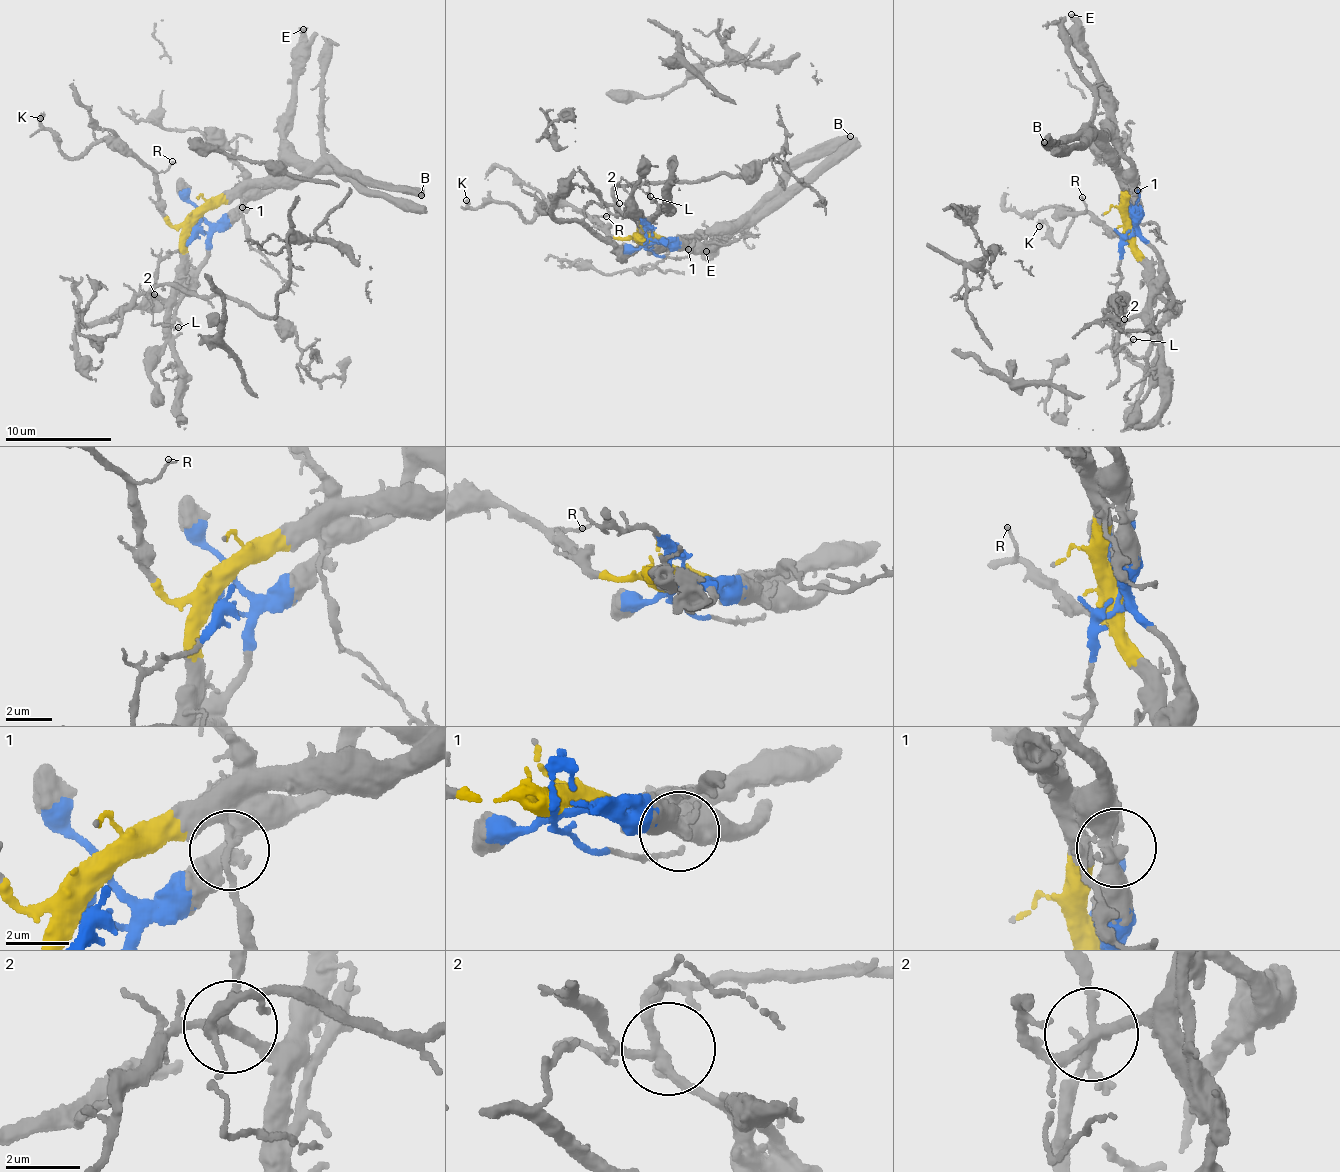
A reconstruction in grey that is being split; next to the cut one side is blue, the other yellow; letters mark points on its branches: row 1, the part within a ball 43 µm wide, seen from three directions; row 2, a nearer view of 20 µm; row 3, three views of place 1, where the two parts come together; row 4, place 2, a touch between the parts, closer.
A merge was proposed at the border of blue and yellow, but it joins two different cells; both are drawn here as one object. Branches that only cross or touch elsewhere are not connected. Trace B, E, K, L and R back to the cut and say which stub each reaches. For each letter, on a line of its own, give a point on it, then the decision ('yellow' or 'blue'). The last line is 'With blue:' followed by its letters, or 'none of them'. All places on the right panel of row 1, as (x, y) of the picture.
B: place (1044, 142); yellow
E: place (1071, 14); blue
K: place (1039, 226); yellow
L: place (1133, 339); yellow
R: place (1082, 197); yellow
With blue: E

